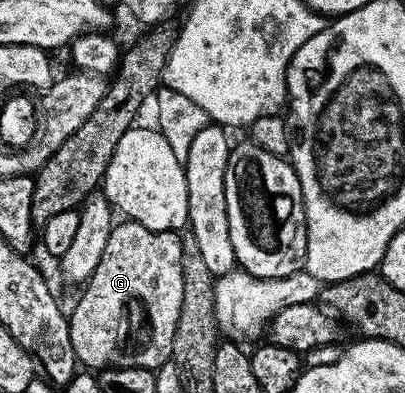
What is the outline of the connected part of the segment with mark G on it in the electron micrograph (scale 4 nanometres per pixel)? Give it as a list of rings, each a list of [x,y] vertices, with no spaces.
[[[132,221],[121,222],[114,226],[111,237],[107,237],[107,249],[103,249],[103,257],[99,265],[95,265],[95,273],[84,284],[85,292],[78,297],[73,311],[68,312],[71,345],[77,354],[78,364],[85,369],[101,369],[106,365],[156,369],[173,357],[175,325],[183,305],[181,235],[175,231],[155,232]]]

